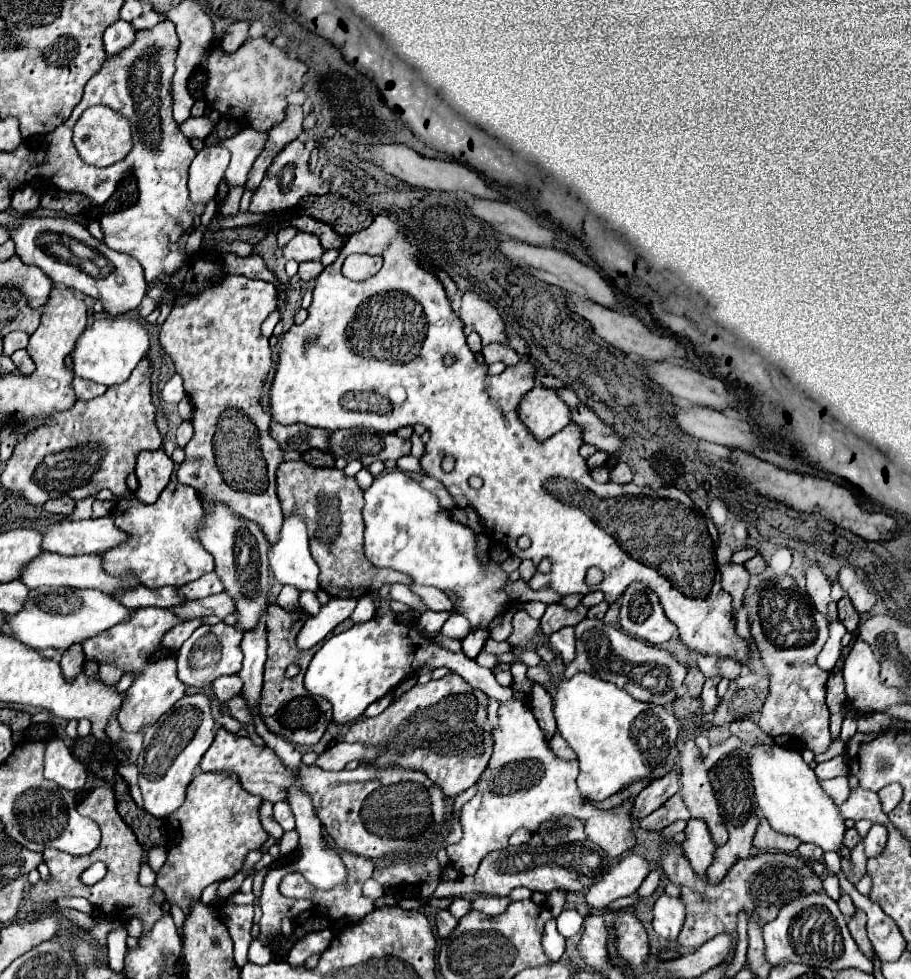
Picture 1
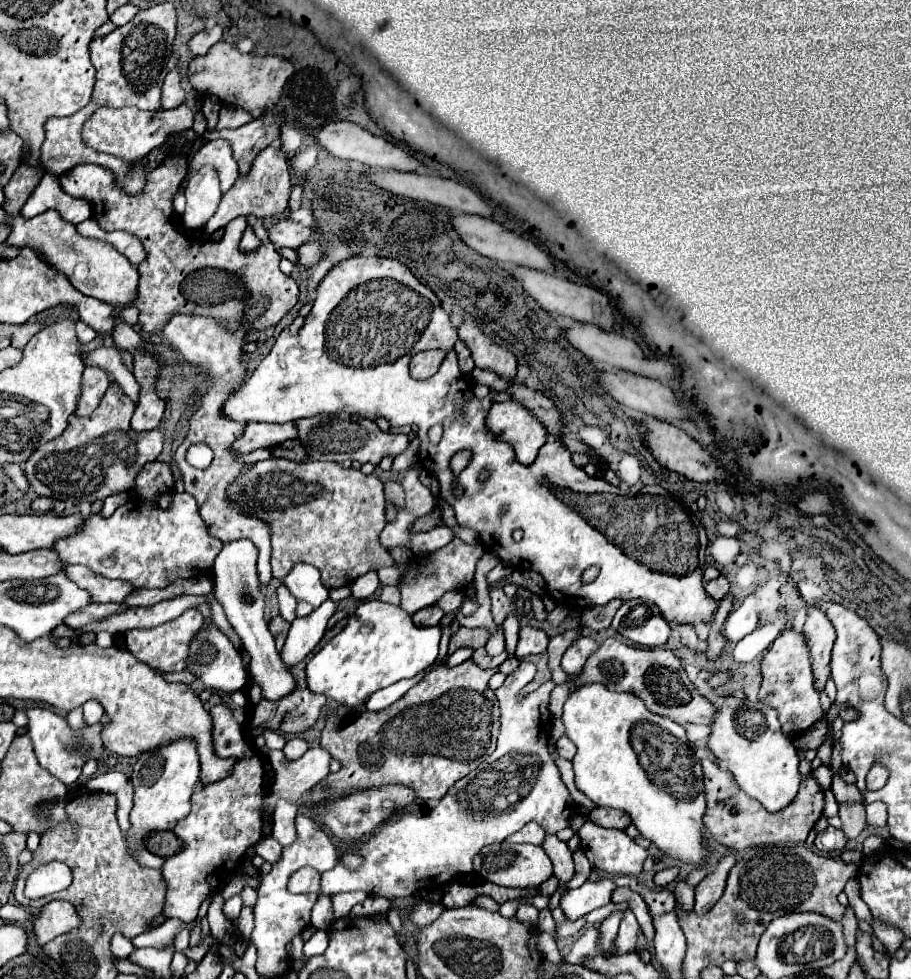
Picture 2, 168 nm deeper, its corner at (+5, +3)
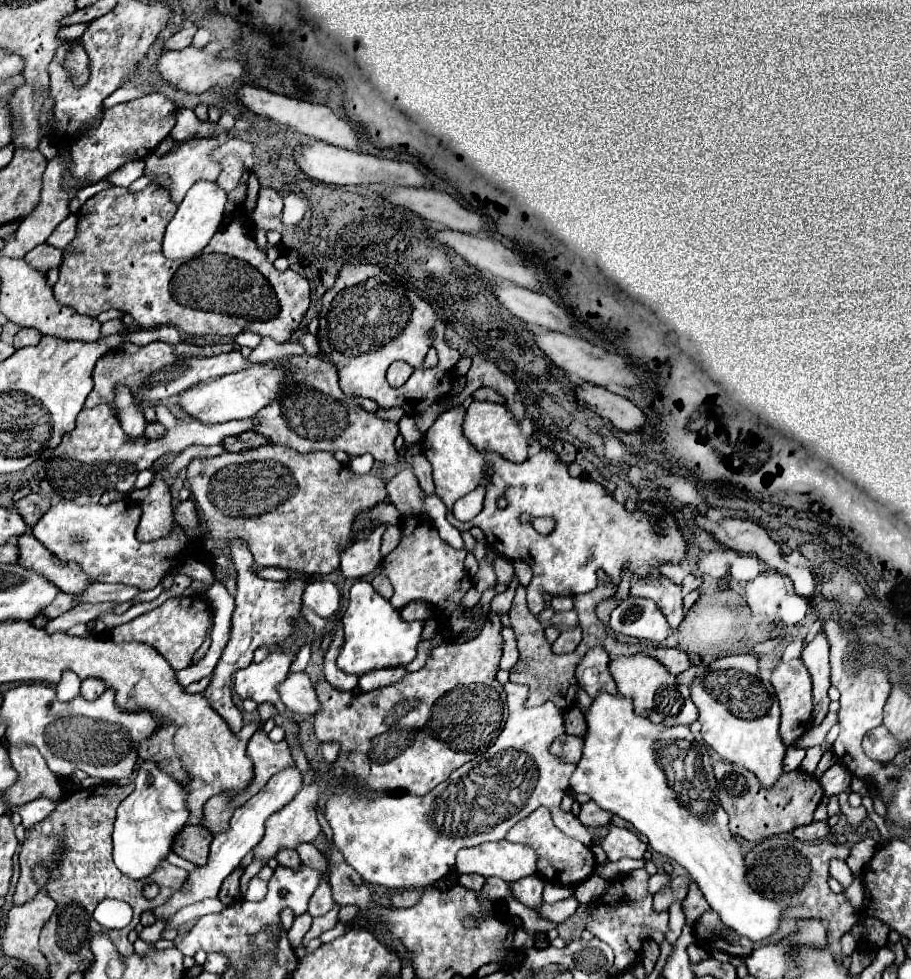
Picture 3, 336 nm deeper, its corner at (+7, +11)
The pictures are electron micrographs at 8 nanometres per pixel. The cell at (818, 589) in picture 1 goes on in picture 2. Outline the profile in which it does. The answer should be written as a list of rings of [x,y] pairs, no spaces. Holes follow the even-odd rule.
[[[816,607],[808,609],[804,637],[806,637],[810,657],[812,657],[816,691],[824,691],[826,681],[830,679],[830,657],[832,657],[832,645],[836,641],[834,627],[832,623],[828,623],[824,611]]]

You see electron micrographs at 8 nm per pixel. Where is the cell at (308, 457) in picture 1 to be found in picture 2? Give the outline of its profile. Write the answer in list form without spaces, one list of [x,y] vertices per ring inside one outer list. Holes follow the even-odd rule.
[[[296,439],[284,441],[284,445],[270,447],[270,453],[272,453],[272,457],[282,457],[282,459],[290,459],[290,461],[306,461],[308,459],[304,447]]]

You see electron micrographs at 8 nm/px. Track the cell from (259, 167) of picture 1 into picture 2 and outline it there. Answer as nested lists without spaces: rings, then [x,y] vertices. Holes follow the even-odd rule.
[[[264,117],[250,121],[248,125],[242,125],[238,129],[224,129],[224,131],[204,131],[204,139],[212,141],[212,139],[226,139],[232,145],[232,153],[234,153],[234,161],[238,163],[240,171],[248,171],[252,159],[258,155],[258,151],[262,151],[264,147],[272,145],[274,141],[278,141],[280,135],[280,125],[274,123],[272,127],[264,129],[262,127]]]

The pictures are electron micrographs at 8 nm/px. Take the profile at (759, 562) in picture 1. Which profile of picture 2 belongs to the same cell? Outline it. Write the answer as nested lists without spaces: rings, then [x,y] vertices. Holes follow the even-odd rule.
[[[722,575],[722,577],[718,577],[718,579],[710,581],[710,583],[706,583],[704,589],[706,589],[706,593],[708,593],[716,603],[720,603],[720,601],[726,597],[726,593],[728,593],[730,583],[728,583],[728,579]]]

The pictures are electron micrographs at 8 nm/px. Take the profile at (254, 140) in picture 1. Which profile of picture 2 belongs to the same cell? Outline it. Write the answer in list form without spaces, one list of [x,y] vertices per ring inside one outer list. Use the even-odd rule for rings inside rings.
[[[216,139],[216,141],[210,141],[206,145],[202,145],[190,159],[190,165],[188,165],[188,173],[182,181],[182,187],[186,187],[186,183],[190,181],[192,173],[196,173],[200,167],[204,165],[212,165],[216,171],[218,171],[218,177],[220,177],[220,185],[222,185],[222,191],[226,193],[234,181],[236,181],[236,175],[238,175],[238,165],[232,157],[232,149],[228,147],[228,141],[222,141],[222,139]]]

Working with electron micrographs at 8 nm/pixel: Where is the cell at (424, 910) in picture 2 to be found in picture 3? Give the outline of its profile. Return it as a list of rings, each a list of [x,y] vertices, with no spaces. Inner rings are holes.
[[[406,889],[406,891],[392,895],[392,905],[398,909],[414,907],[420,901],[420,897],[422,897],[422,889]]]

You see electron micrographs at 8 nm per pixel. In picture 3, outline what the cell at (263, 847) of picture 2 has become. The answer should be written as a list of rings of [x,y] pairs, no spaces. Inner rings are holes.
[[[280,849],[276,853],[276,861],[284,867],[294,867],[294,869],[300,865],[300,857],[298,853],[294,853],[294,849]]]

